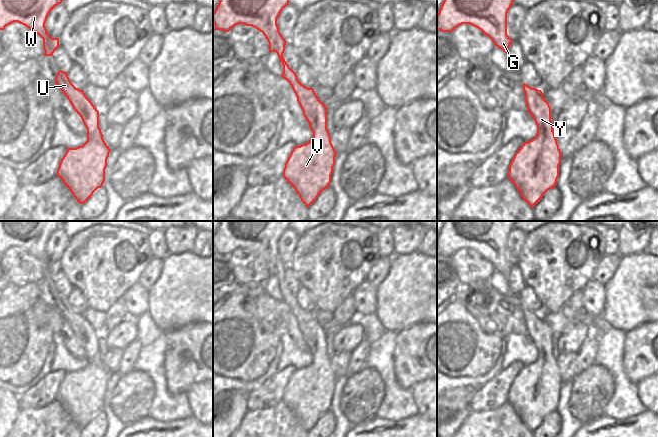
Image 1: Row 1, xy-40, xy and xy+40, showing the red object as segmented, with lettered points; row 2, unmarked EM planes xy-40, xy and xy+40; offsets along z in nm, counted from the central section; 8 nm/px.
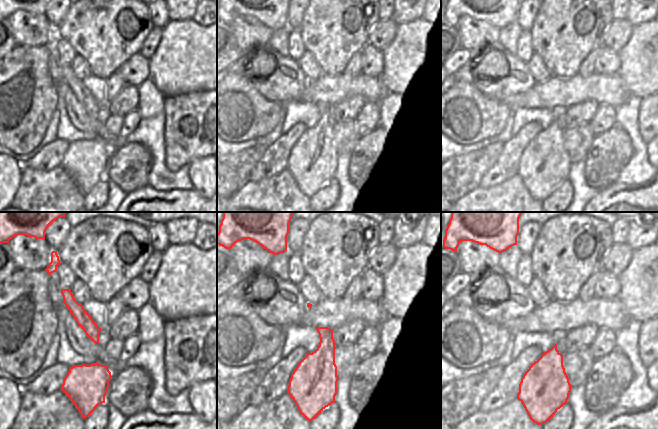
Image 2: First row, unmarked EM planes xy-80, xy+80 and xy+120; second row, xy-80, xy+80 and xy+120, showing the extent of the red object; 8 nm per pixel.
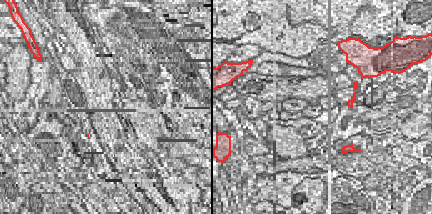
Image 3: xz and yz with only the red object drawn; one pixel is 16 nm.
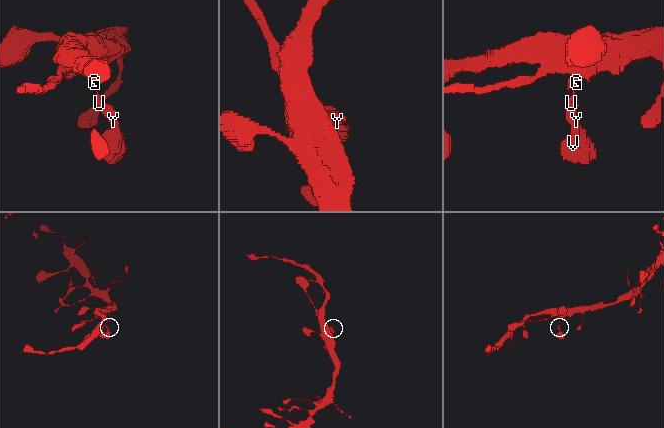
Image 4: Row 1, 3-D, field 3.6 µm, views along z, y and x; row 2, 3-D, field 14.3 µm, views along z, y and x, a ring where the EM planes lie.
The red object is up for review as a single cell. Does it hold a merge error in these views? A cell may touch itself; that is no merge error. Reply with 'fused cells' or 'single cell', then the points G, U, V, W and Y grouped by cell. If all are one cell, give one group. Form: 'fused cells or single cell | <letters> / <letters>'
single cell | G U V W Y

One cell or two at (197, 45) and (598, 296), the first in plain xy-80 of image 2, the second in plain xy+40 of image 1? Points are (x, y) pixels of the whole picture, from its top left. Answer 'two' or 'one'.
two

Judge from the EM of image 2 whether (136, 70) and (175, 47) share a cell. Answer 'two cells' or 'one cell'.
two cells

